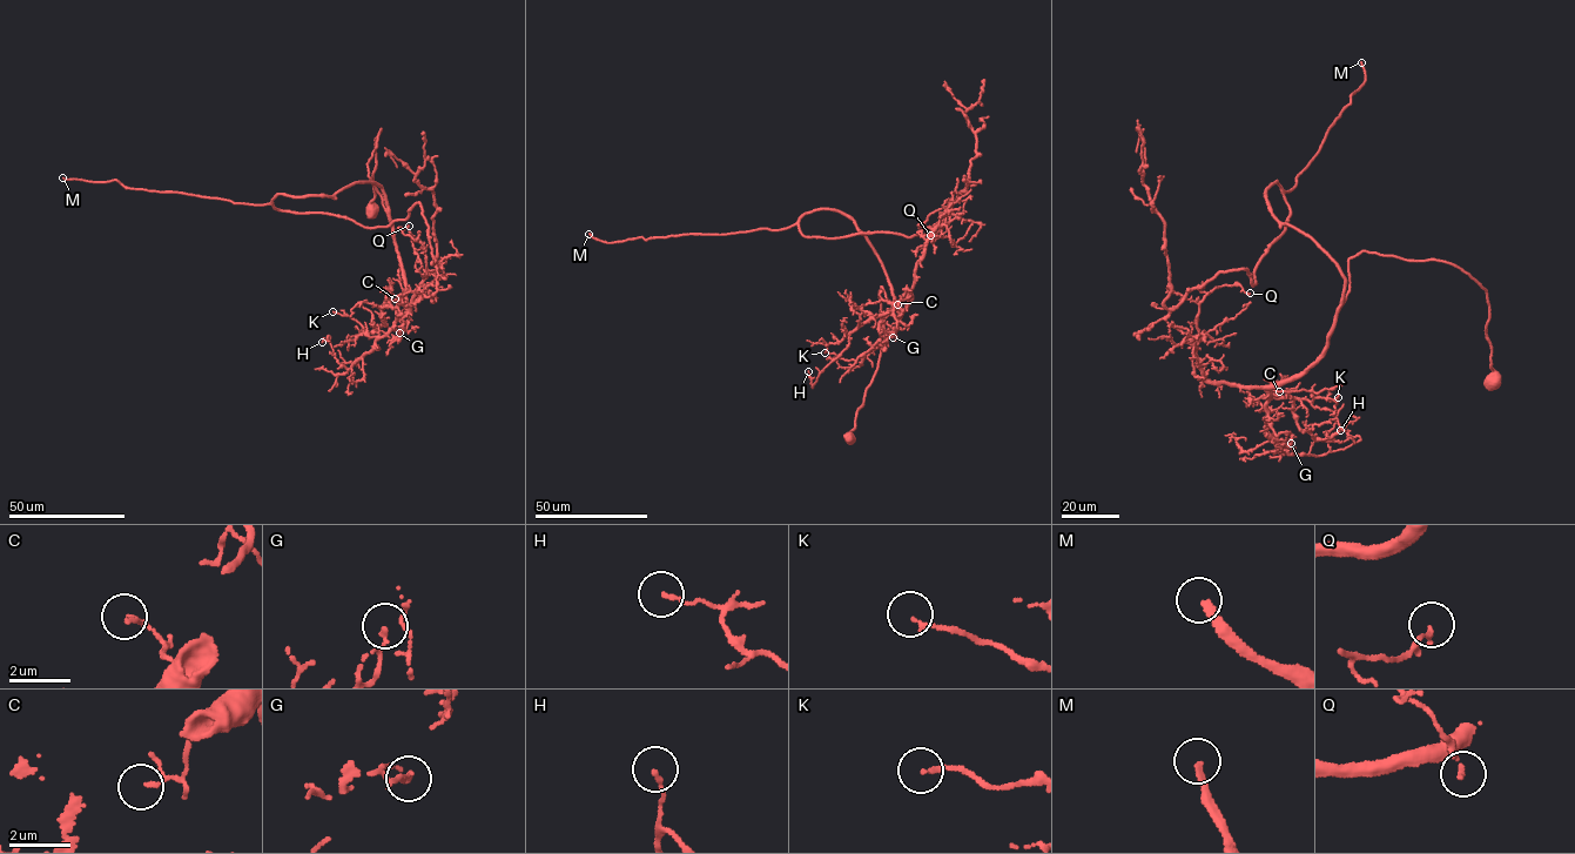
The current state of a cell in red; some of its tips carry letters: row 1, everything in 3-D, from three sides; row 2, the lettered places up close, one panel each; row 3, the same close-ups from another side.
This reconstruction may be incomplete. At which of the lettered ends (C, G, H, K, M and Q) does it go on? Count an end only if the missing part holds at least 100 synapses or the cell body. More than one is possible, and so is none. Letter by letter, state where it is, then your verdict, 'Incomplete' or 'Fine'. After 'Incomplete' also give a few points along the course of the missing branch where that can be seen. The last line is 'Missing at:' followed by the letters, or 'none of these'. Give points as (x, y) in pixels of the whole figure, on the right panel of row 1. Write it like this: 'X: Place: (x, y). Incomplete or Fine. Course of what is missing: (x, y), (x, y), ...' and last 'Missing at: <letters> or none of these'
C: Place: (1279, 391). Fine
G: Place: (1291, 443). Fine
H: Place: (1340, 430). Fine
K: Place: (1338, 397). Fine
M: Place: (1361, 62). Incomplete
Q: Place: (1250, 293). Fine
Missing at: M

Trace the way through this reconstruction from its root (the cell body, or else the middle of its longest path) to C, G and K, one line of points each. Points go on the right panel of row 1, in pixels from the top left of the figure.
C: (1493, 382), (1480, 283), (1446, 262), (1361, 250), (1348, 260), (1350, 290), (1326, 350), (1266, 388), (1279, 391)
G: (1493, 382), (1480, 283), (1446, 262), (1361, 250), (1326, 350), (1266, 388), (1267, 423), (1291, 443)
K: (1493, 382), (1480, 283), (1446, 262), (1361, 250), (1326, 350), (1266, 388), (1320, 439), (1338, 397)

